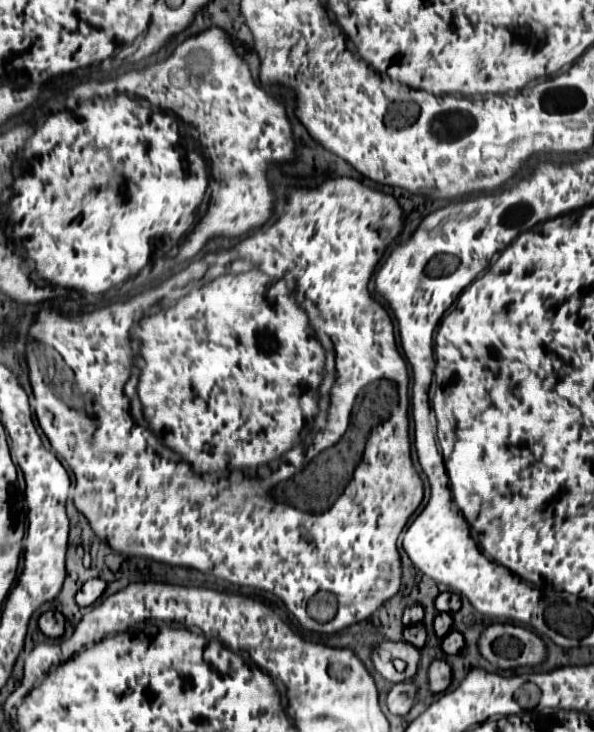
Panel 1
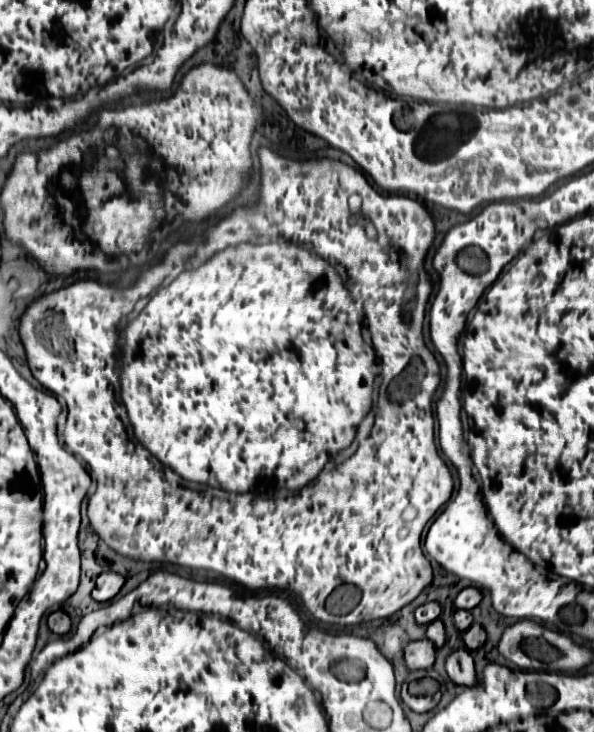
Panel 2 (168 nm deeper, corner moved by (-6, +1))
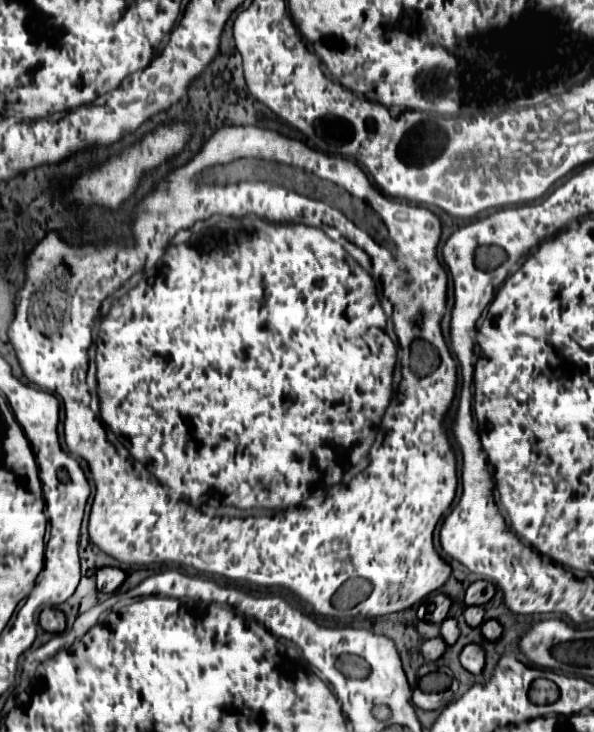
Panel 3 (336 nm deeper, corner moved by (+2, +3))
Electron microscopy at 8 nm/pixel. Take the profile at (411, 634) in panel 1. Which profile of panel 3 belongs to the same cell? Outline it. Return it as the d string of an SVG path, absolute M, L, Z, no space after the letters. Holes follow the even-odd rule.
M448 617L446 621L440 623L440 637L444 639L446 645L456 643L456 639L458 639L458 625L456 625L456 619Z

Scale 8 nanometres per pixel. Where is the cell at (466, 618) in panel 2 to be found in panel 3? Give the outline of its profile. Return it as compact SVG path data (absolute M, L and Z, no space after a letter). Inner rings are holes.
M466 607L464 609L464 621L470 627L478 627L484 621L484 609L482 607Z

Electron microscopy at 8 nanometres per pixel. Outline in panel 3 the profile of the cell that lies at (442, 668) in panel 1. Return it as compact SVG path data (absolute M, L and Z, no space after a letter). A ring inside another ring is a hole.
M466 645L460 651L458 659L460 659L460 665L472 675L478 675L484 667L484 651L478 645Z

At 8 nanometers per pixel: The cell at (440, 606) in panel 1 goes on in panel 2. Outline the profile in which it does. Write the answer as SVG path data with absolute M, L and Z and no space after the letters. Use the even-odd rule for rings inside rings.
M466 587L460 591L460 595L456 597L456 607L458 609L474 609L478 603L482 601L482 591L478 587Z

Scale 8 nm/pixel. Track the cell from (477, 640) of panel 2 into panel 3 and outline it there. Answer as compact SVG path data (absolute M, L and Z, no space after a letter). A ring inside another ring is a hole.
M484 621L482 625L480 625L480 631L482 631L482 637L484 639L488 639L488 641L496 641L500 635L502 635L502 627L500 627L500 623L498 621Z

